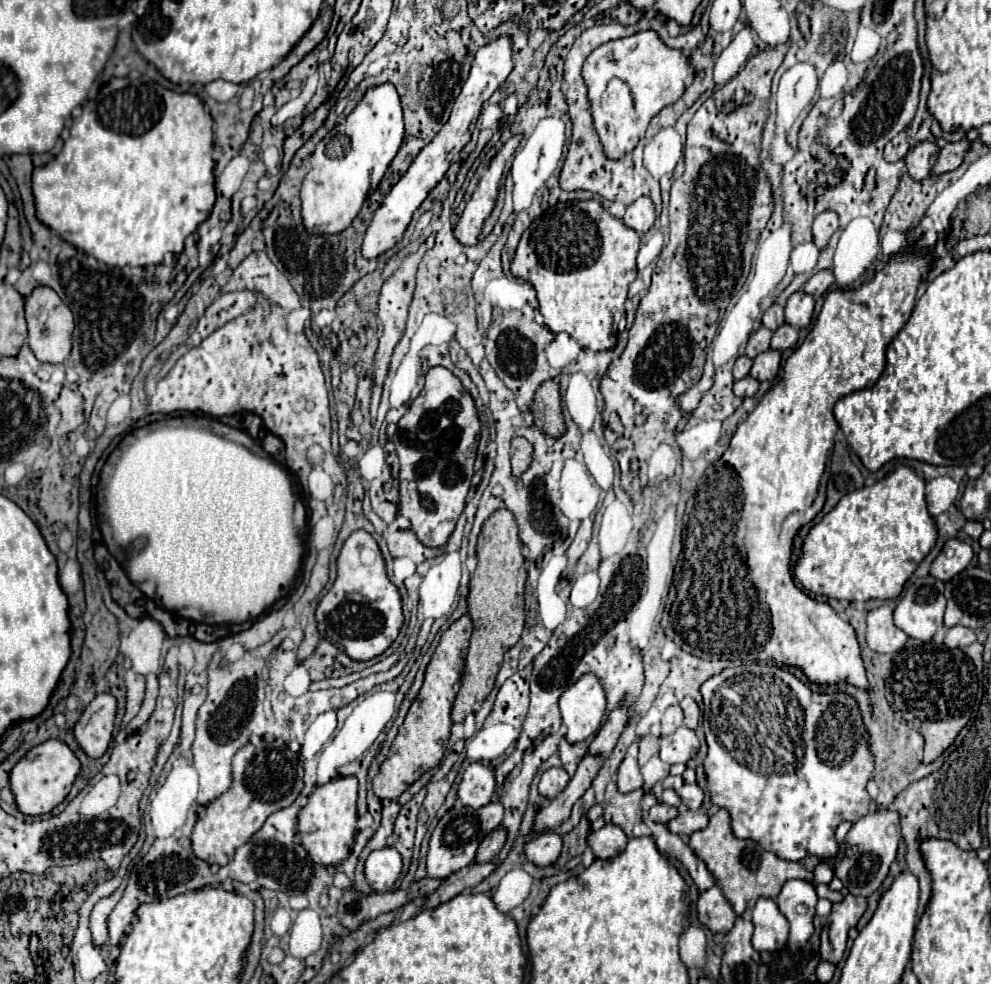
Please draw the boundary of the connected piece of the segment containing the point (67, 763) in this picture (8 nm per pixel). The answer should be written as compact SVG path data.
M45 740L45 742L37 744L35 748L31 748L13 766L11 776L9 776L11 790L15 794L15 804L17 804L19 812L23 812L27 816L49 814L69 794L73 780L79 774L79 768L81 768L79 760L71 752L71 748L61 740Z

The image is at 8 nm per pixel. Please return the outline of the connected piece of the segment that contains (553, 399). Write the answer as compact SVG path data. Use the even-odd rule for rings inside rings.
M545 380L533 398L531 412L535 416L535 426L553 436L559 438L565 432L565 422L561 414L561 396L559 396L559 382L557 380Z

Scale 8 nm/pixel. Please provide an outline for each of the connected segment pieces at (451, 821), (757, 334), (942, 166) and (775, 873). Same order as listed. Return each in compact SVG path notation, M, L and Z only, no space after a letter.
M499 802L485 804L477 810L471 810L471 808L455 810L455 808L451 808L439 820L439 824L435 826L435 830L431 834L429 854L427 854L427 876L431 876L431 878L449 878L457 870L471 864L483 836L487 836L487 832L495 830L501 824L501 820L503 820L503 806Z
M757 328L747 342L747 356L755 358L759 352L765 352L769 348L769 340L771 340L771 330L769 328Z
M959 140L959 142L947 142L941 146L937 160L933 164L933 174L945 174L949 170L955 170L965 156L965 150L969 148L969 140Z
M723 808L717 810L709 818L707 828L693 832L689 836L689 848L697 854L697 858L701 858L707 864L709 872L713 874L715 882L723 890L723 896L729 900L729 904L733 906L733 912L737 916L743 916L743 912L747 908L753 908L755 900L759 896L775 898L787 880L797 878L797 880L811 882L811 878L813 878L813 874L807 872L801 862L781 860L773 852L765 852L753 840L735 838L731 832L731 824L729 824L729 812Z

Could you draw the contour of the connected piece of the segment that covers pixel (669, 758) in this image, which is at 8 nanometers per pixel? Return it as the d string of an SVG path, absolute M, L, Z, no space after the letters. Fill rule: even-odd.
M687 726L677 728L673 734L661 736L661 750L659 756L667 764L677 764L677 762L687 762L695 758L699 750L699 740L693 730Z

